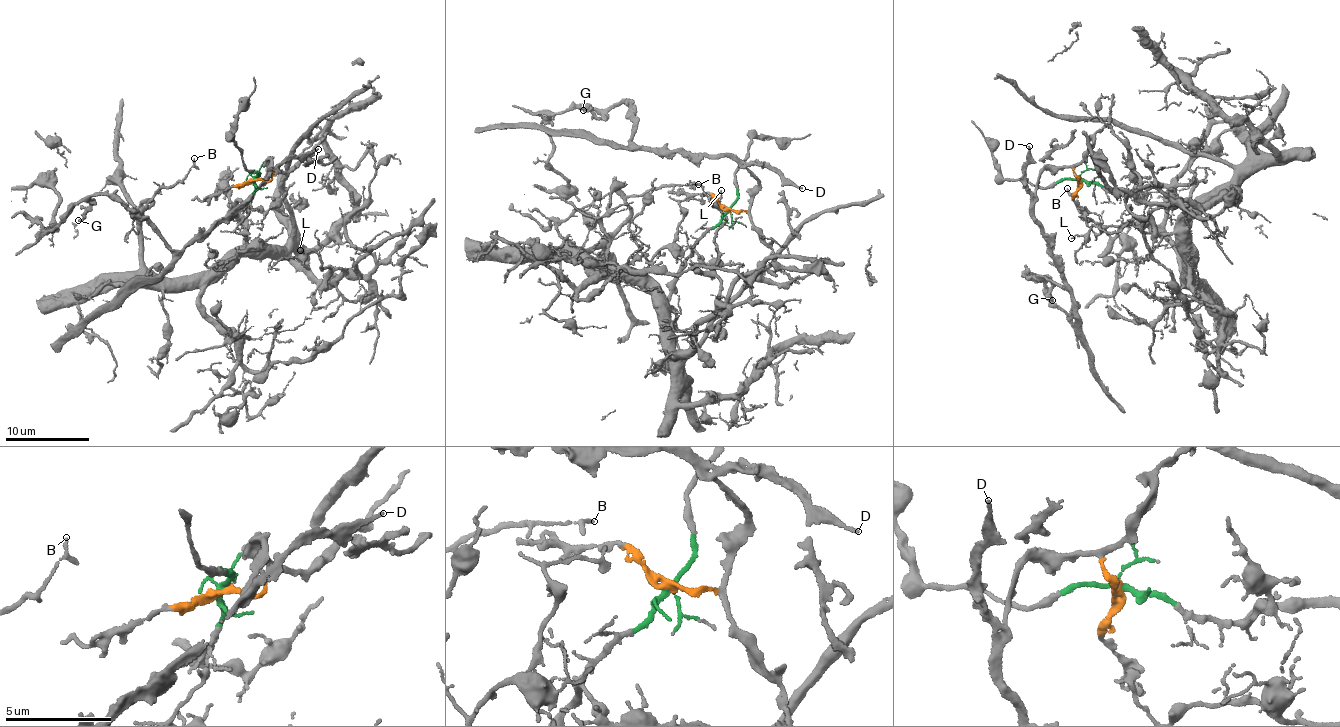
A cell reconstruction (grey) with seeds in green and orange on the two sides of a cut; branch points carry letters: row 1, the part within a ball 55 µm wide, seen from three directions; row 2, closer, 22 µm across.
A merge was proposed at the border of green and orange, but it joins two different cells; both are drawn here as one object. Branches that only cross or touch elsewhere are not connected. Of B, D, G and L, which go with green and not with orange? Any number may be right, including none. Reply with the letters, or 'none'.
B, L

